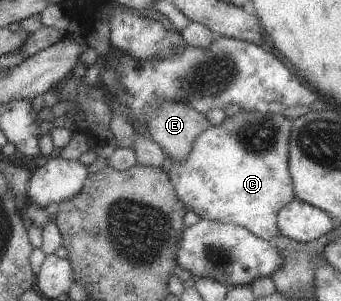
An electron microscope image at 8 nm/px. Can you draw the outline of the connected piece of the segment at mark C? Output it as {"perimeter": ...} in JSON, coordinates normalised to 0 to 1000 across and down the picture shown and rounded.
{"perimeter":[[[701,369],[680,389],[660,389],[639,422],[616,419],[587,442],[563,482],[563,502],[540,535],[481,528],[481,568],[493,575],[522,661],[551,681],[587,728],[677,741],[730,761],[733,774],[783,797],[818,781],[812,714],[821,694],[865,658],[859,608],[845,561],[850,435],[856,395],[804,375]]]}

